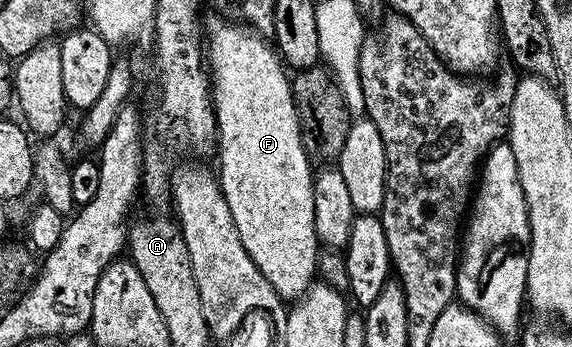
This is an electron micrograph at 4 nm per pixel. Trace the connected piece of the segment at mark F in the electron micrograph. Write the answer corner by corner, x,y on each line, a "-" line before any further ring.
237,22
225,23
229,24
217,24
210,32
209,29
207,32
207,71
211,77
213,112
217,116
215,149
217,148
217,156
221,159
221,172
219,171
221,192
225,195
225,206
229,218
233,222
233,229
239,234
239,242
243,242
243,250
247,250
251,262
255,262
255,266
265,280
266,285
282,301
289,300
288,302
293,302
309,291
317,274
319,241
315,230
315,198
313,197
313,177
315,172
311,167
310,158
305,152
305,147
301,141
301,123
297,117
297,107
293,105
291,80
288,75
285,77
285,72
287,73
286,65
275,51
274,45
264,35
254,32
248,26
242,26

